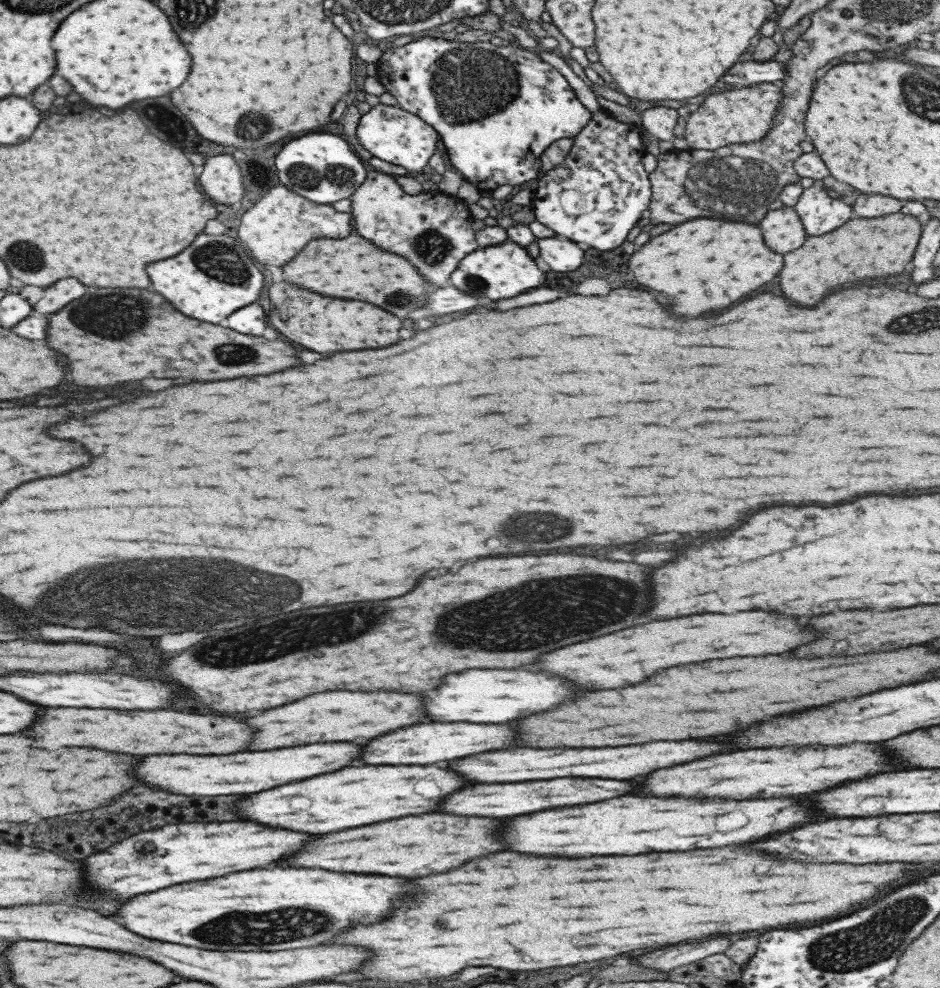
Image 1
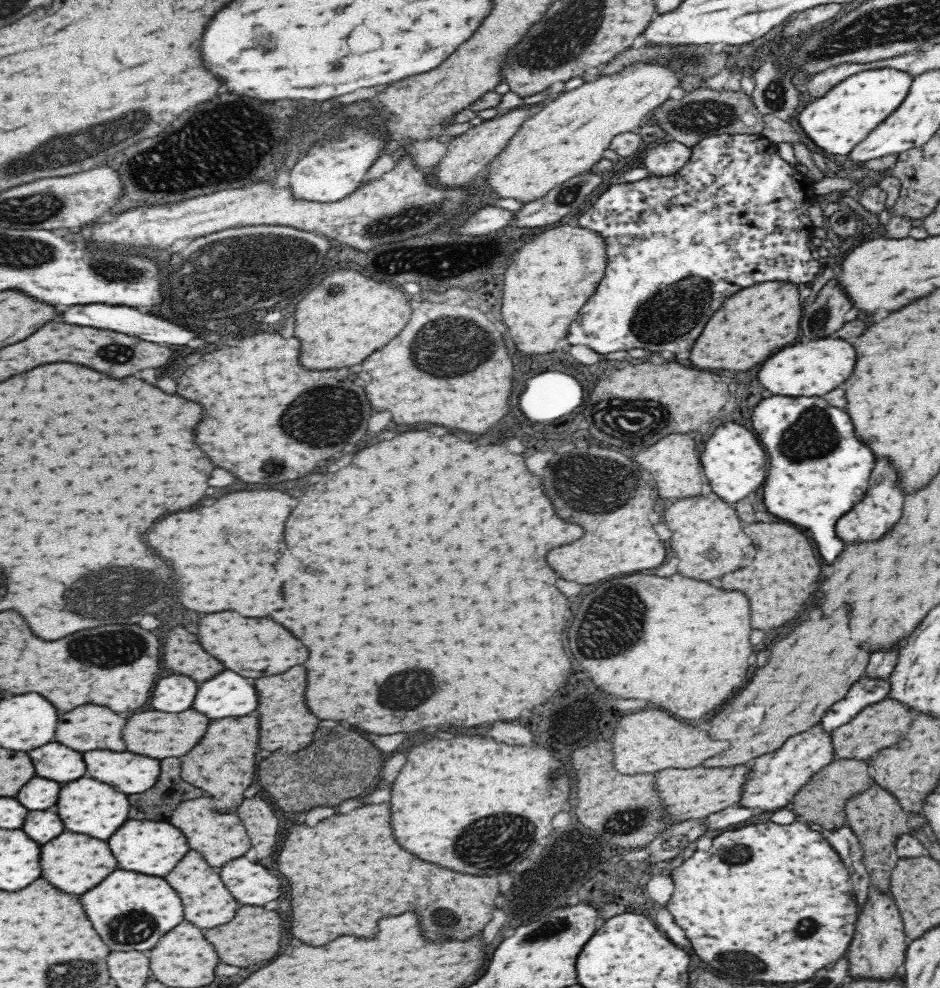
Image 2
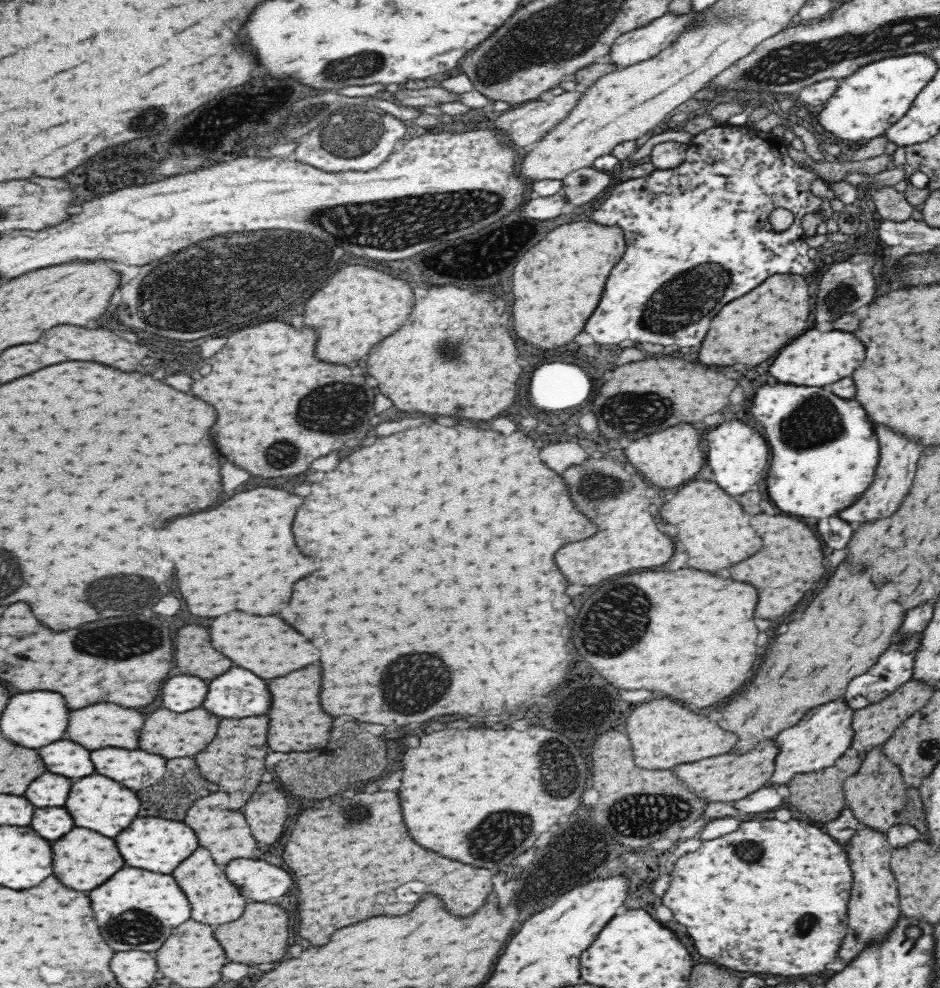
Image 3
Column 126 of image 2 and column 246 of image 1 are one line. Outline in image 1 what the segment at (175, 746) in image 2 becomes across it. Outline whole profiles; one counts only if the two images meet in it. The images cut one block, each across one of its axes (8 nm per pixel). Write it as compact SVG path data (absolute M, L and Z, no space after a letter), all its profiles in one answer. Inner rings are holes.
M45 708L41 720L37 720L27 736L33 738L37 748L55 750L57 746L91 746L107 752L121 754L227 754L241 752L251 742L251 728L247 728L241 720L233 720L233 716L215 716L215 714L185 714L175 710L151 710L151 712L117 712L117 710L91 710L91 708Z

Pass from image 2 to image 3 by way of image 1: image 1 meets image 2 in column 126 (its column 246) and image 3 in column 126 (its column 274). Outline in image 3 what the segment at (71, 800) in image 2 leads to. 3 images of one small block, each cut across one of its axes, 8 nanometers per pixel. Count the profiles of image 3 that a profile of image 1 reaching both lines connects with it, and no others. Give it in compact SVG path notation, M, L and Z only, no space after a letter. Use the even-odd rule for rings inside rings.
M86 776L72 784L72 792L66 800L66 808L72 814L76 826L84 826L90 830L96 830L108 838L116 838L136 816L140 810L140 798L124 788L122 784L116 784L114 780L108 780L106 776Z

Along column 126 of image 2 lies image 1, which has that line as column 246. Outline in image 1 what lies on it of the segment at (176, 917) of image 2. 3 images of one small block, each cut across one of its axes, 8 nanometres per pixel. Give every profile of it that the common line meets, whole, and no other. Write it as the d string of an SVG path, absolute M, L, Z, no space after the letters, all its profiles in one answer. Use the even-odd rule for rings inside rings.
M275 866L271 870L247 870L231 872L227 876L197 880L191 884L175 884L151 894L139 894L123 902L117 918L123 918L123 926L133 934L145 938L159 938L161 942L187 944L207 950L289 950L317 946L335 938L341 930L351 924L375 924L385 918L395 904L407 894L407 878L389 878L389 876L363 876L347 872L327 872L321 868L283 868Z

